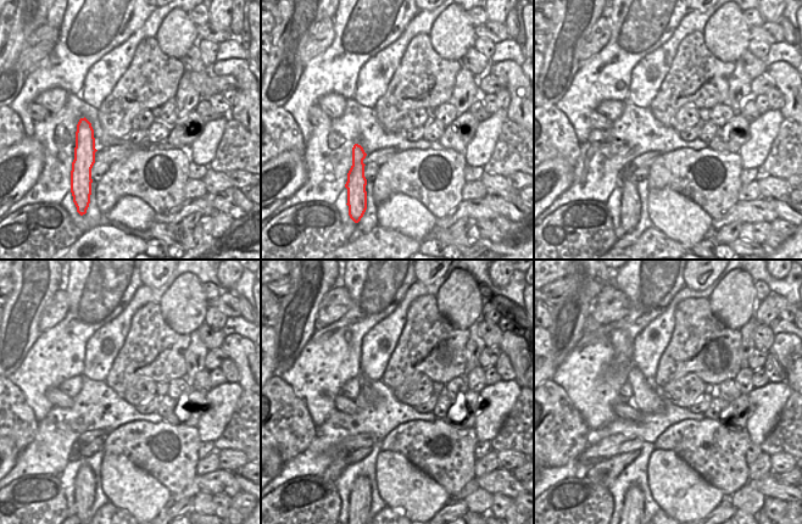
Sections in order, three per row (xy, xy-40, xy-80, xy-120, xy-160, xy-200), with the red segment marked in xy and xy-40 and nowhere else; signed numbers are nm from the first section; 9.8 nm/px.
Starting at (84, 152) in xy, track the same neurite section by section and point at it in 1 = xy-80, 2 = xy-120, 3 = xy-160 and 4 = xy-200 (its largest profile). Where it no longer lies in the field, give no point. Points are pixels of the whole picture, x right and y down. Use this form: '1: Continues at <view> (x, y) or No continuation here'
1: Continues at xy-80 (630, 208)
2: Continues at xy-120 (84, 492)
3: Continues at xy-160 (360, 500)
4: Continues at xy-200 (634, 502).

